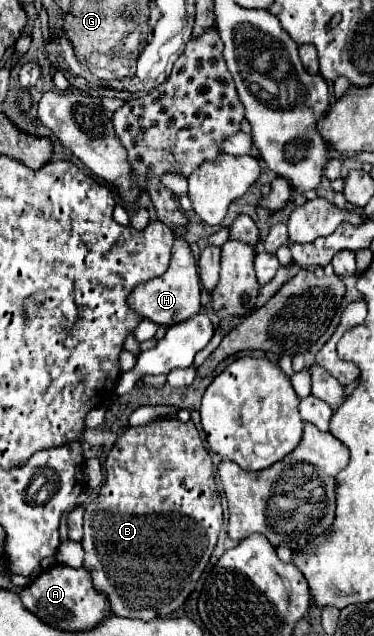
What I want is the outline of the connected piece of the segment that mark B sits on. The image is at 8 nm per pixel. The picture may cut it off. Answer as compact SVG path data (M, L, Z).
M177 418L173 420L153 420L149 424L143 426L131 426L125 430L125 434L121 434L117 438L117 442L113 444L111 452L107 454L105 460L105 482L99 490L99 496L85 506L85 534L81 540L81 546L85 550L85 560L83 560L83 568L91 572L91 580L95 590L99 590L101 594L107 596L109 608L115 616L127 616L127 618L139 618L139 620L153 620L157 616L169 616L175 610L179 610L183 606L183 602L187 600L187 596L193 592L201 572L205 570L219 530L221 530L221 522L223 522L223 512L221 512L221 500L219 500L219 492L217 492L217 484L215 484L215 472L213 472L213 462L211 456L207 454L207 450L203 448L203 442L199 438L199 432L195 428L195 424L189 422L181 422Z

